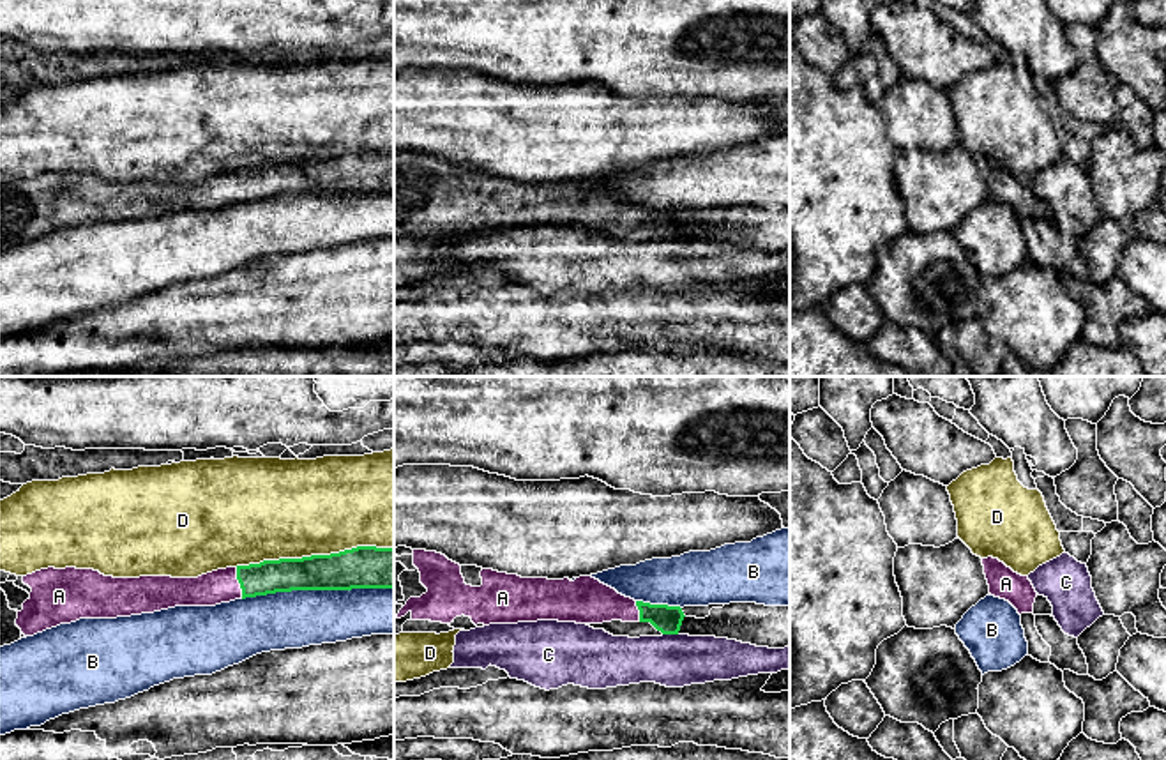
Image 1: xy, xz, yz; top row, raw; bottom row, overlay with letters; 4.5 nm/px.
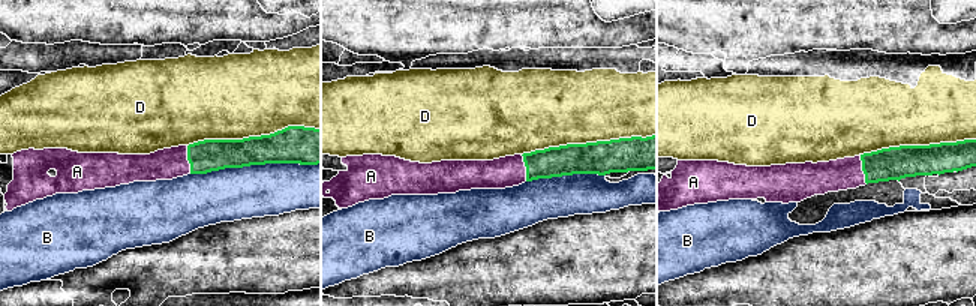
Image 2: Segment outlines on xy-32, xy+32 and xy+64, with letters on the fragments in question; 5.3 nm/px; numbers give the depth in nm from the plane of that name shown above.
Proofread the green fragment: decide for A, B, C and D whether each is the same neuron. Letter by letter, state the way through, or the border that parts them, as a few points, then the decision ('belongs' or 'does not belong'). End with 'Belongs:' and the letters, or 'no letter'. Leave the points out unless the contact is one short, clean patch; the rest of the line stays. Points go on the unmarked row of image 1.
A: runs through xy (285, 179), (239, 186), (221, 190); belongs
B: does not belong
C: does not belong
D: does not belong
Belongs: A

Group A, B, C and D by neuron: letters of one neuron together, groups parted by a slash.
A / B / C / D

